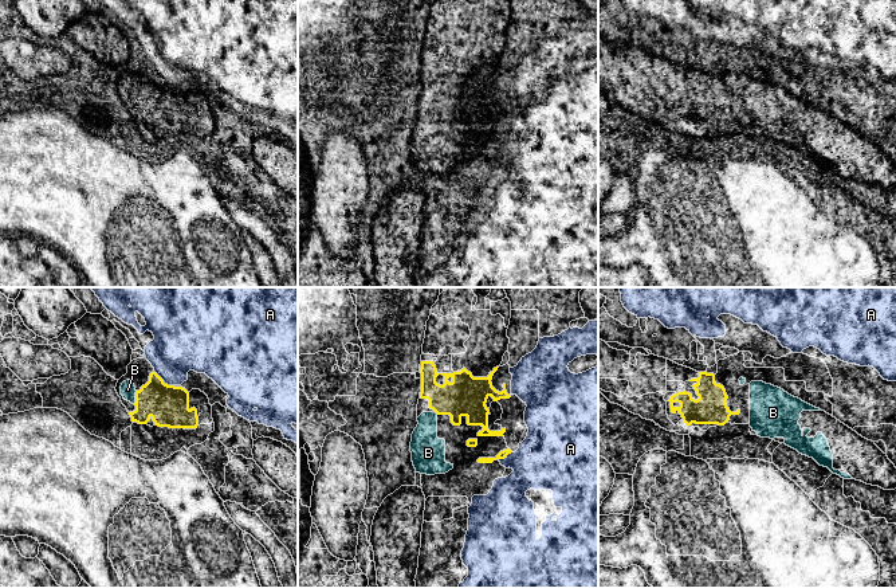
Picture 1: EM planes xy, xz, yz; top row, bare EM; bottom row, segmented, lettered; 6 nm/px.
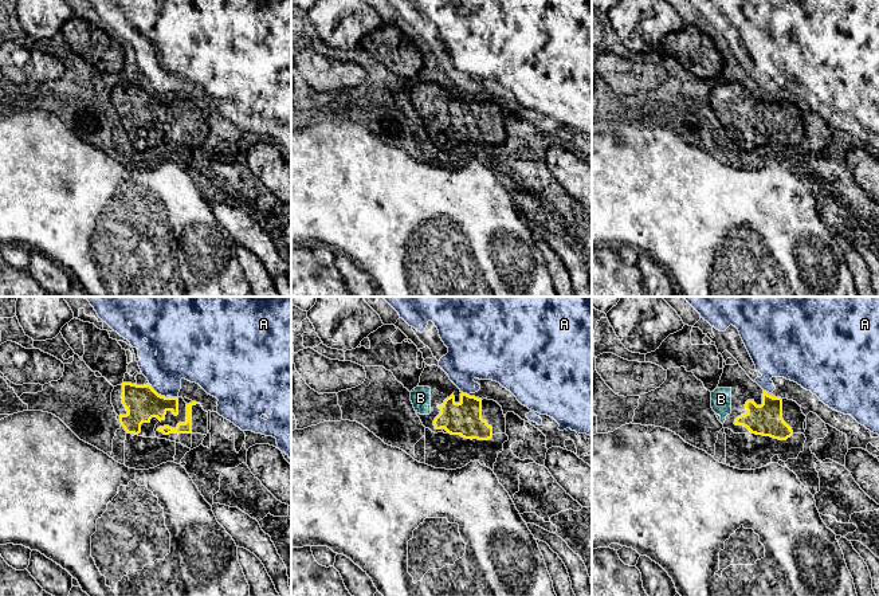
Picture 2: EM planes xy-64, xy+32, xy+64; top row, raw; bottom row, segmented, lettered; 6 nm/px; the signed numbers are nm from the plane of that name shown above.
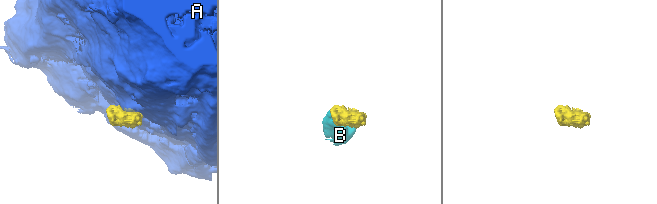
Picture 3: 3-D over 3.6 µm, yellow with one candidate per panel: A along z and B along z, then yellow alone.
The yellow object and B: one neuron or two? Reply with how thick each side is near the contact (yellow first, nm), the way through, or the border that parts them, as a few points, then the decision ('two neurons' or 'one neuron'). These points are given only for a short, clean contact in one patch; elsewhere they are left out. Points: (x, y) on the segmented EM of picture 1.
240 nm thick on the yellow side, 90 nm on the other; runs through xy (168, 406), (157, 399), (136, 398), (128, 389); one neuron

